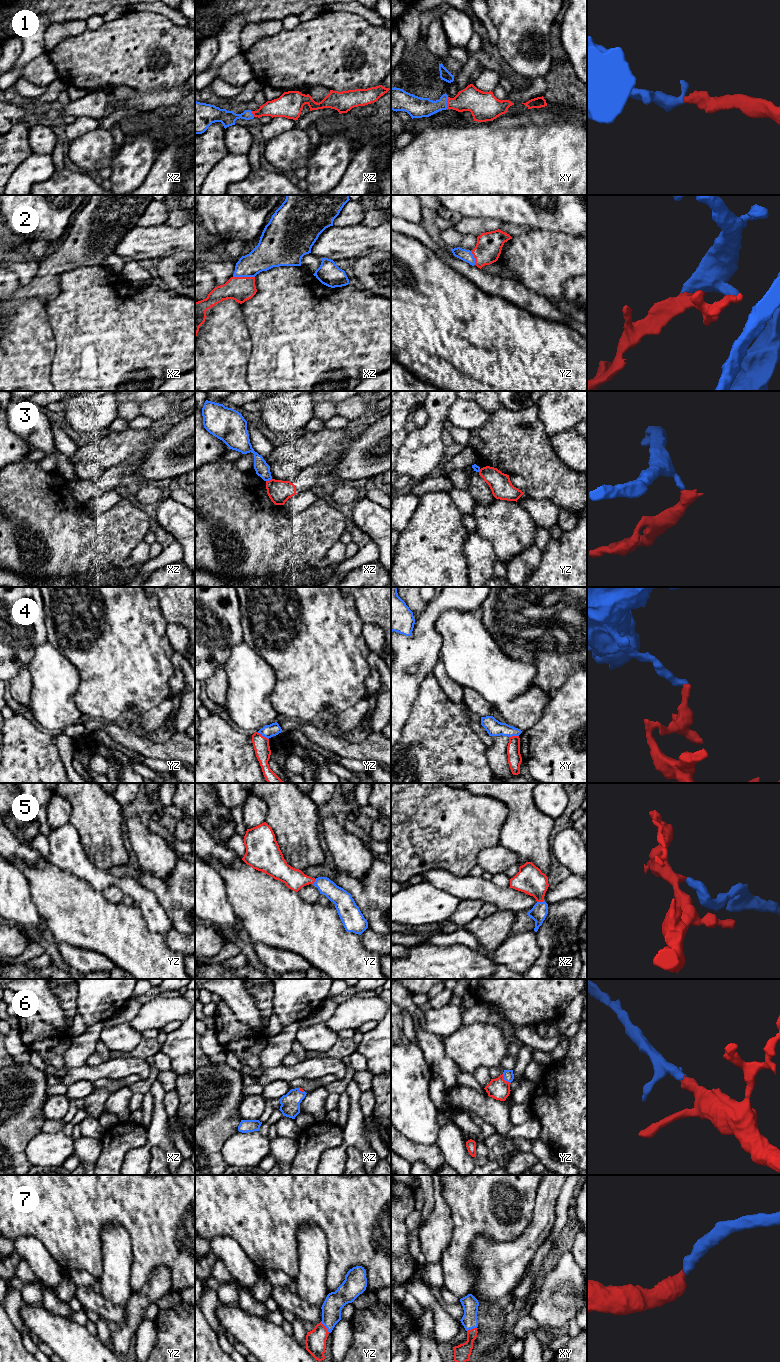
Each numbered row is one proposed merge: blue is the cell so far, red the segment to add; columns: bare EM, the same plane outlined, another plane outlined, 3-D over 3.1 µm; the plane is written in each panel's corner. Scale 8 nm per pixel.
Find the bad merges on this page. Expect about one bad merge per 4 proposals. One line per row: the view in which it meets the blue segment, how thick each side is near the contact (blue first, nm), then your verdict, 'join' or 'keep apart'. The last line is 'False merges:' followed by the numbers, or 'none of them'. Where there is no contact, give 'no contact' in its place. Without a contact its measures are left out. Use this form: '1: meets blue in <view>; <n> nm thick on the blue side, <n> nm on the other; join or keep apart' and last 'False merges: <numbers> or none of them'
1: meets blue in xy; 170 nm thick on the blue side, 190 nm on the other; join
2: meets blue in xz; 220 nm thick on the blue side, 200 nm on the other; join
3: meets blue in xz; 120 nm thick on the blue side, 180 nm on the other; keep apart
4: meets blue in yz; 110 nm thick on the blue side, 130 nm on the other; keep apart
5: meets blue in xz; 140 nm thick on the blue side, 220 nm on the other; join
6: meets blue in yz; 80 nm thick on the blue side, 170 nm on the other; join
7: meets blue in yz; 160 nm thick on the blue side, 160 nm on the other; join
False merges: 3, 4

